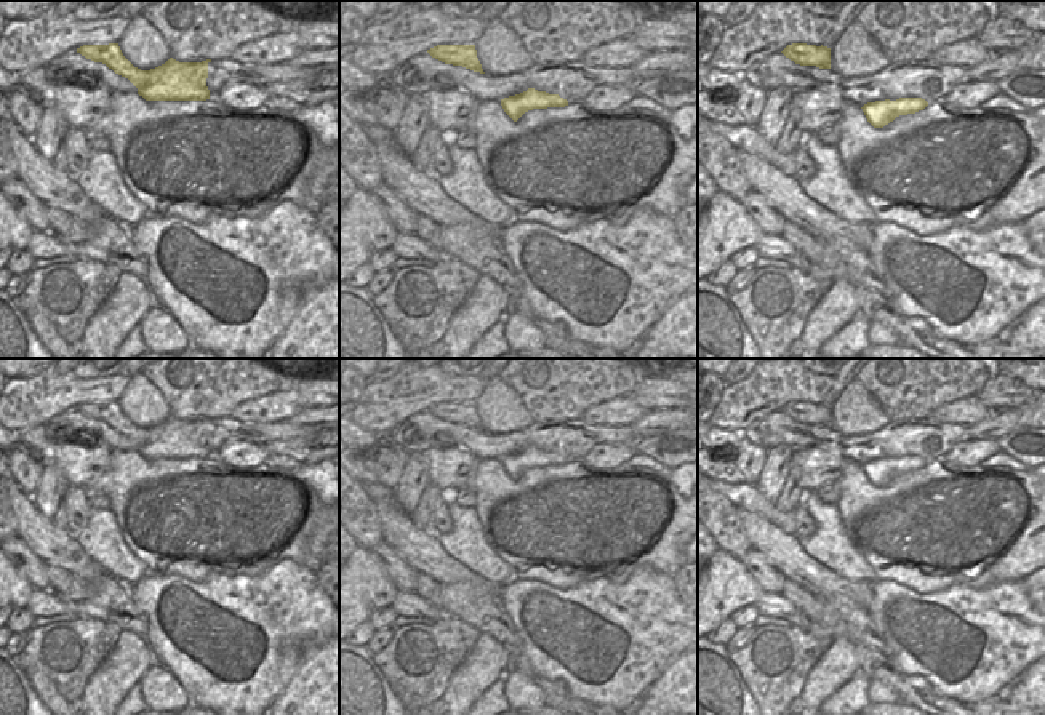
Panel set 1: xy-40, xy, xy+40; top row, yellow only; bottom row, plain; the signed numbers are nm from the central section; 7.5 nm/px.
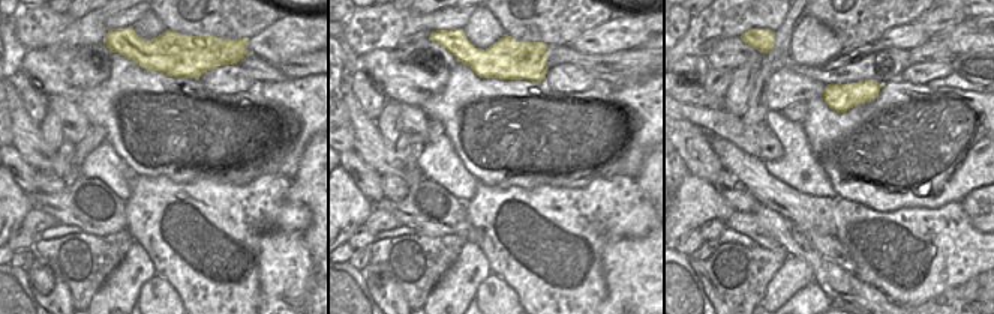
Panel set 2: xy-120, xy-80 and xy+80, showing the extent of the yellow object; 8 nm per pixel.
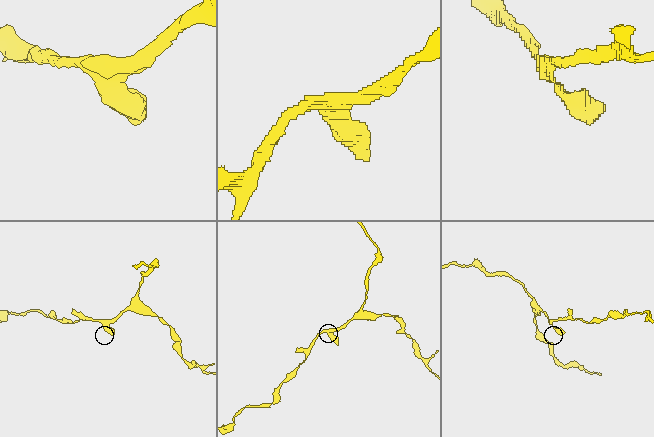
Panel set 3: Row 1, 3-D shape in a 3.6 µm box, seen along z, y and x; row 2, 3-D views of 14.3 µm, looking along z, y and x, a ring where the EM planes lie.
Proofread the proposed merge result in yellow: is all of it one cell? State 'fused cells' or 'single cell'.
single cell

